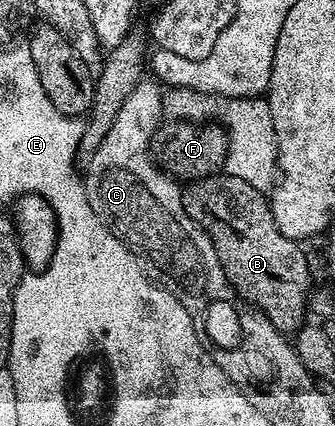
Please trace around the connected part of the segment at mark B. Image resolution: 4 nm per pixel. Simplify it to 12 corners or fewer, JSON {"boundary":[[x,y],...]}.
{"boundary":[[221,172],[181,204],[228,280],[279,332],[300,330],[310,268],[267,195]]}

